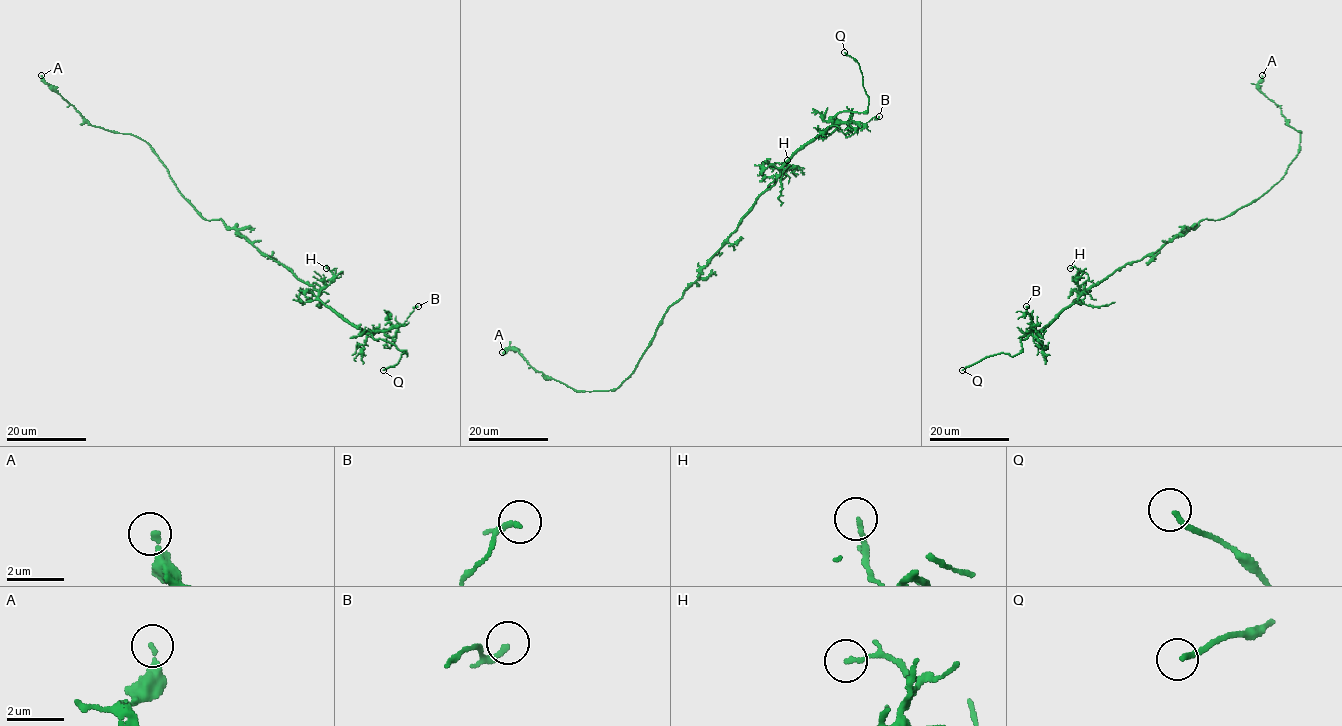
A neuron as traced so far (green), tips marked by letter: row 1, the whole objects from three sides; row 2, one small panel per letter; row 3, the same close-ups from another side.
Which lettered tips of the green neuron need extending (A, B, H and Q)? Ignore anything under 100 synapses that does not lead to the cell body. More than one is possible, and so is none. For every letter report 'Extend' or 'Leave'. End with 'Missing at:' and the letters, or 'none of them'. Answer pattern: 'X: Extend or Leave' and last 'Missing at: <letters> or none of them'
A: Leave
B: Leave
H: Leave
Q: Extend
Missing at: Q

